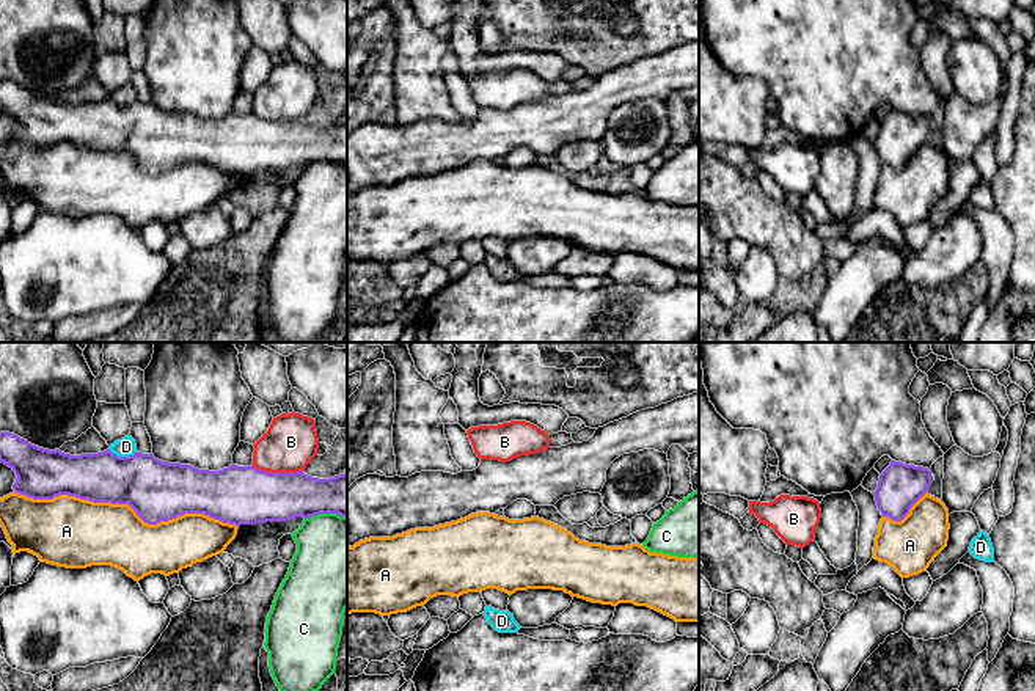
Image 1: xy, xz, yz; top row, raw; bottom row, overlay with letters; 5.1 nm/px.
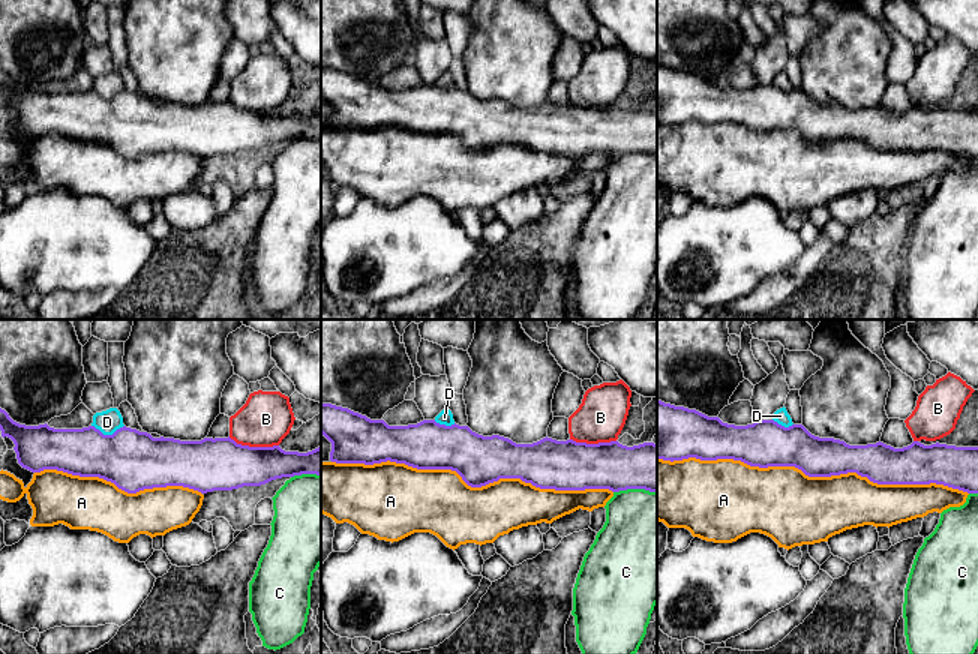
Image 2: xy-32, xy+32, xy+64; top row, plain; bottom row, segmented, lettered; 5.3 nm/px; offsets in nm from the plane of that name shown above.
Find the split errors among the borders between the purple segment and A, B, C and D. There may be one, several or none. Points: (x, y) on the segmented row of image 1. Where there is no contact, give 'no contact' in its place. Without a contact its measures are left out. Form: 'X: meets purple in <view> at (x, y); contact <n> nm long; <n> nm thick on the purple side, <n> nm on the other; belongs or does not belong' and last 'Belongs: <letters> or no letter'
A: meets purple in xy at (126, 503); contact 1150 nm long; 300 nm thick on the purple side, 320 nm on the other; belongs
B: meets purple in xy at (277, 473); contact 260 nm long; 300 nm thick on the purple side, 280 nm on the other; does not belong
C: meets purple in xy at (325, 512); contact 220 nm long; 260 nm thick on the purple side, 440 nm on the other; does not belong
D: meets purple in xy at (123, 457); contact 150 nm long; 300 nm thick on the purple side, 100 nm on the other; does not belong
Belongs: A

